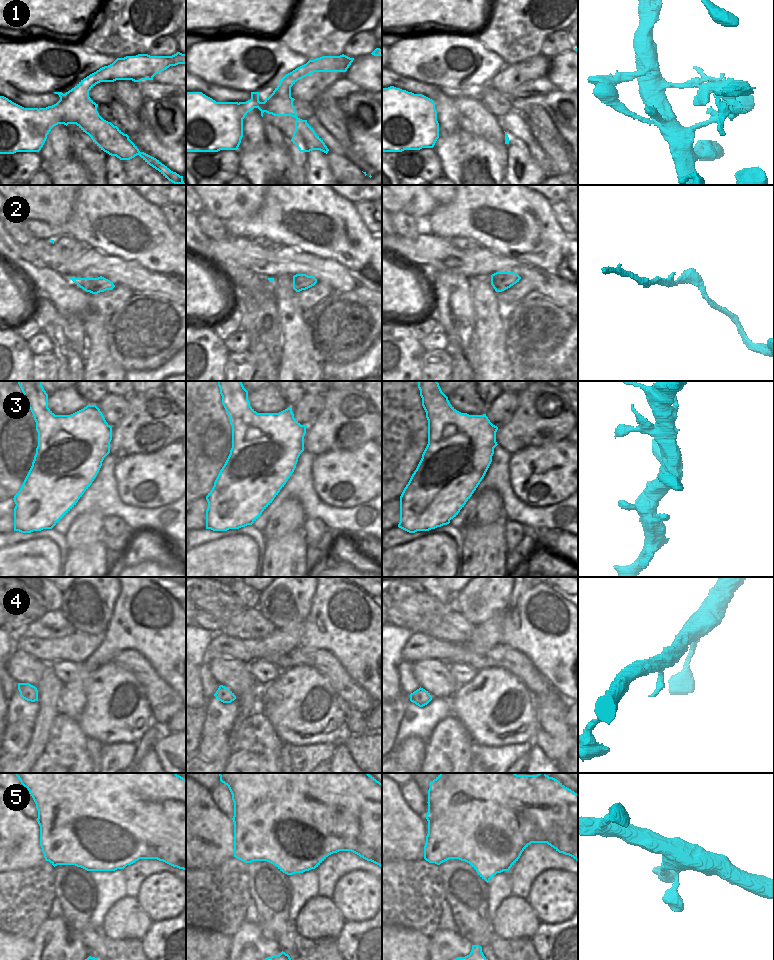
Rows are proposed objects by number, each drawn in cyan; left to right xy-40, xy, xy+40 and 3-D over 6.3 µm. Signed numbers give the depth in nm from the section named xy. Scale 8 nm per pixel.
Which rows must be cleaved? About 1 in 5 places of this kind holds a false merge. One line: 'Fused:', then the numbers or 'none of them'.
Fused: 1

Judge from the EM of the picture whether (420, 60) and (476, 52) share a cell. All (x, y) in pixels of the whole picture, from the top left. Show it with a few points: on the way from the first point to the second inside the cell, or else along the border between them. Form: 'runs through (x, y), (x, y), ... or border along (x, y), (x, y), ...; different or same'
runs through (434, 57), (440, 57), (453, 45), (462, 46); same

